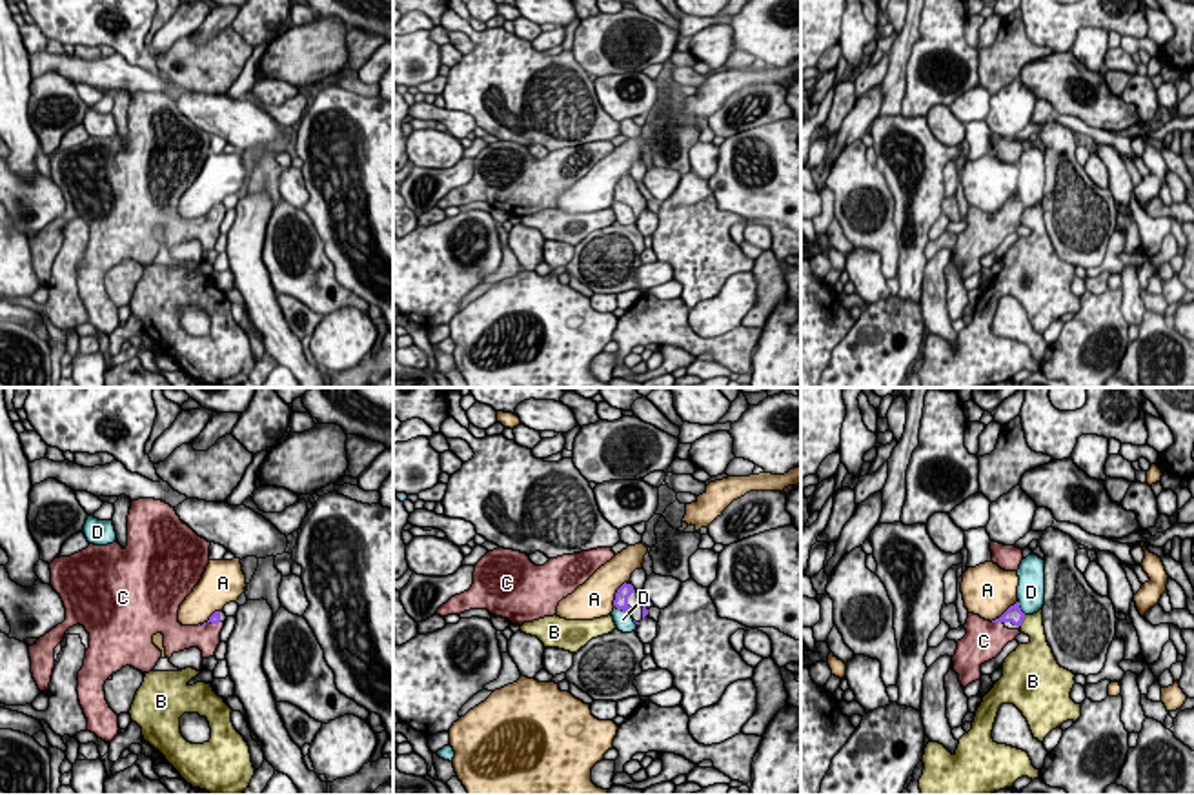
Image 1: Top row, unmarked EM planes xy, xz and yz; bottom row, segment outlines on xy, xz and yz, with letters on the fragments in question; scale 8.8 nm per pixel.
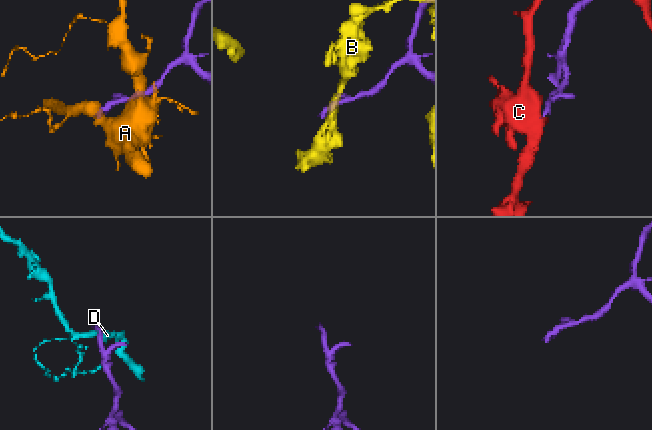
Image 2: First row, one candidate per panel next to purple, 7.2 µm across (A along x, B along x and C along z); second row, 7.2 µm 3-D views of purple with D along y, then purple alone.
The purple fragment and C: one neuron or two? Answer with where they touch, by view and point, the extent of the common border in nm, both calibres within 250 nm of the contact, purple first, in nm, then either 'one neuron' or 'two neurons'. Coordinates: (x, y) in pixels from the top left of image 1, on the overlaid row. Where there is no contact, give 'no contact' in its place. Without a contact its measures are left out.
contact yz (998, 621); length 100 nm; calibres 140 and 340 nm; one neuron

